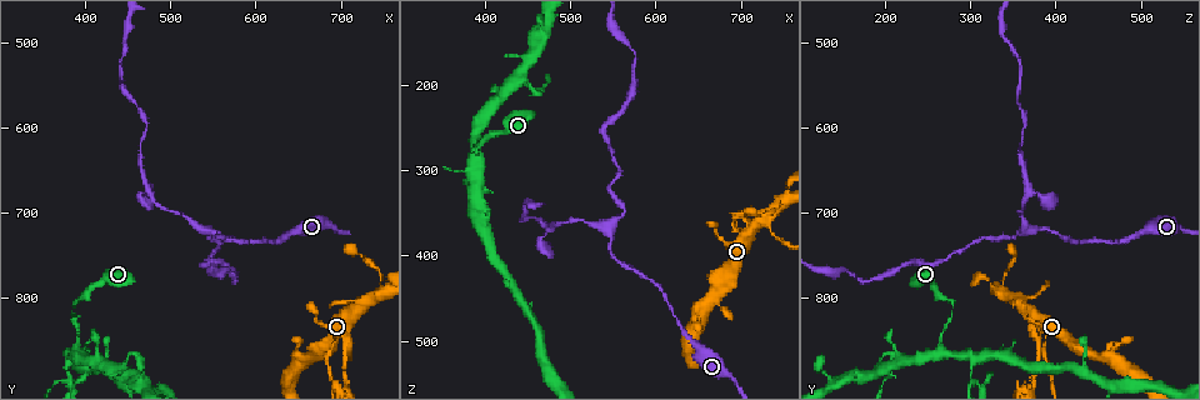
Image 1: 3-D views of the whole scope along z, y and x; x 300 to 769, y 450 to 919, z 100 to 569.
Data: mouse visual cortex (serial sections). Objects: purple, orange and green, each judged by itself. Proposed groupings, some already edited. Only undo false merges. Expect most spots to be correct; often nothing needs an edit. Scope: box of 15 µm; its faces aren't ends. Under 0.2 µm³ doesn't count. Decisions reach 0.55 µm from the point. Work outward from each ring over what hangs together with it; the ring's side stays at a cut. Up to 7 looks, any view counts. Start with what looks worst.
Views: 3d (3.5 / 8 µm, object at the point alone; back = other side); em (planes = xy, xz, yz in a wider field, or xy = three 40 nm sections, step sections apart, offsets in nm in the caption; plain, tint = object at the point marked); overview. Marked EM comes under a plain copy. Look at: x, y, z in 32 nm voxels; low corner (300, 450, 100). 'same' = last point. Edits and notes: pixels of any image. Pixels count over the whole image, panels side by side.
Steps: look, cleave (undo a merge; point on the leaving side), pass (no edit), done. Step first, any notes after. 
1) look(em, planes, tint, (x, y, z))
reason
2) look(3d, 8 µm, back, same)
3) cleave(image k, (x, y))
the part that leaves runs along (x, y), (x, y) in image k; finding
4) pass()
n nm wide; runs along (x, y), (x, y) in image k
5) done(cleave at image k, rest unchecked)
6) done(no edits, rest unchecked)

look(3d, 3.5 µm, (390, 810, 280))
thin neck

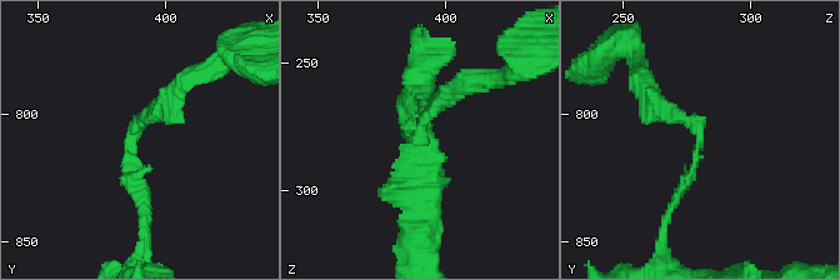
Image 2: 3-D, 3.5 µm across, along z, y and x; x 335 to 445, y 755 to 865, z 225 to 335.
look(em, planes, tint, (388, 812, 279))
arms of 150, 250 nm; now the EM

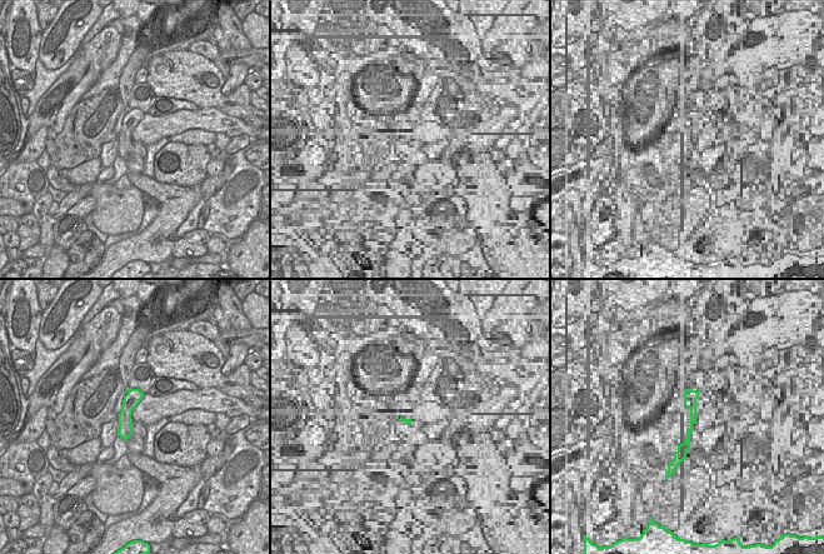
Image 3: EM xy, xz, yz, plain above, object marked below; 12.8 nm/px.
pass()
runs along (135, 392), (125, 413), (125, 435) in image 3; continuous, no second cell

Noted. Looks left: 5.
look(3d, 3.5 µm, (385, 895, 300))
four or more arms meet

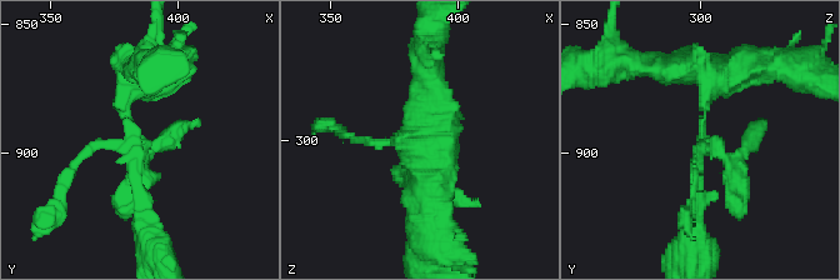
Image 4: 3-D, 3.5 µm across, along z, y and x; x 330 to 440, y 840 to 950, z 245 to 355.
look(em, xy, step 3, tint, (382, 893, 302))

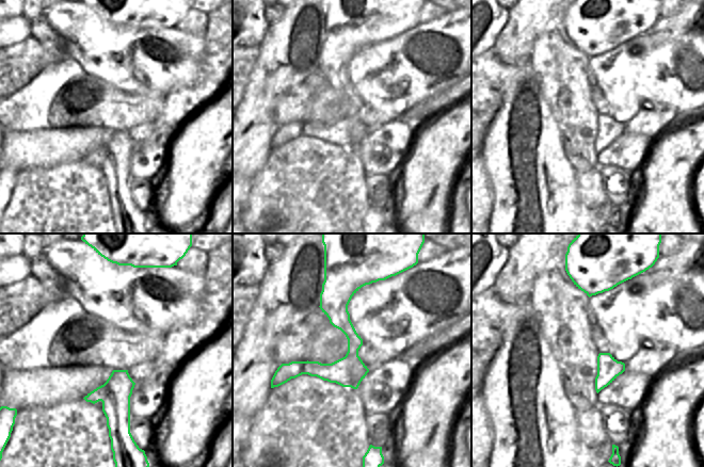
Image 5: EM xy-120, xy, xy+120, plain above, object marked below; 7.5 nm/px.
look(em, xy, step 1, tint, same)
cut it another way

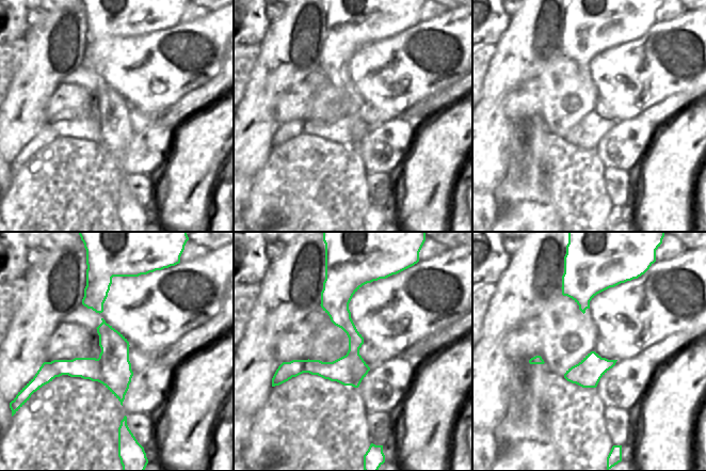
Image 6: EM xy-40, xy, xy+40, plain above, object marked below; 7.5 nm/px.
pass()
240 nm wide; runs along (701, 70), (704, 135), (736, 170), (733, 196) in image 4; all the same cell

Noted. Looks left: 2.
look(3d, 3.5 µm, (545, 720, 370))
sharp bend

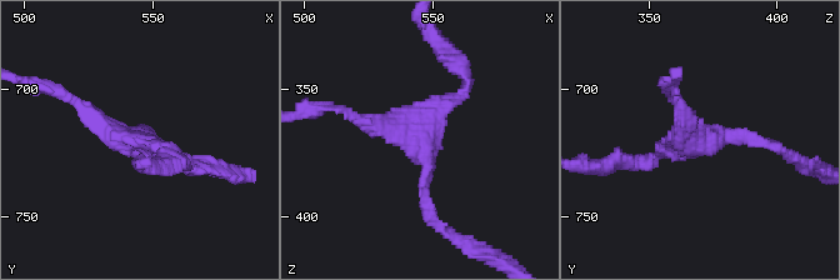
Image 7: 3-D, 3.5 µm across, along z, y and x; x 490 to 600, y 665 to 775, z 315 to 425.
look(em, xy, step 2, tint, (546, 721, 369))
3 arms; arms of 150, 200, 250 nm

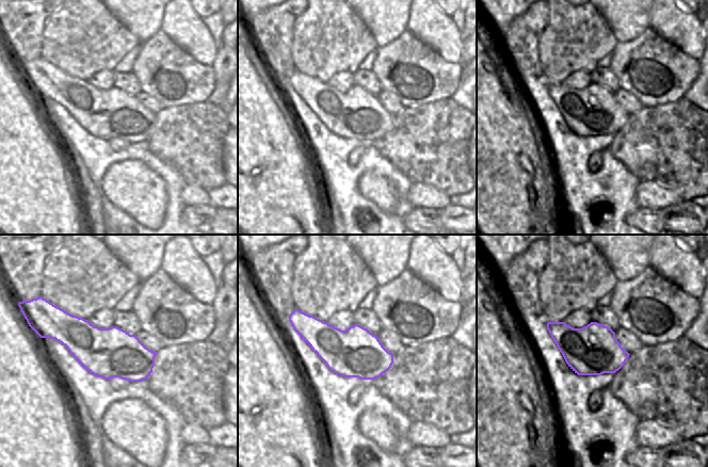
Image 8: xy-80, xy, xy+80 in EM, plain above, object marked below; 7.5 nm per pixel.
pass()
runs along (428, 211), (420, 138), (351, 115) in image 7; continuous, no second cell

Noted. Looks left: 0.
done(no edits, rest unchecked)

